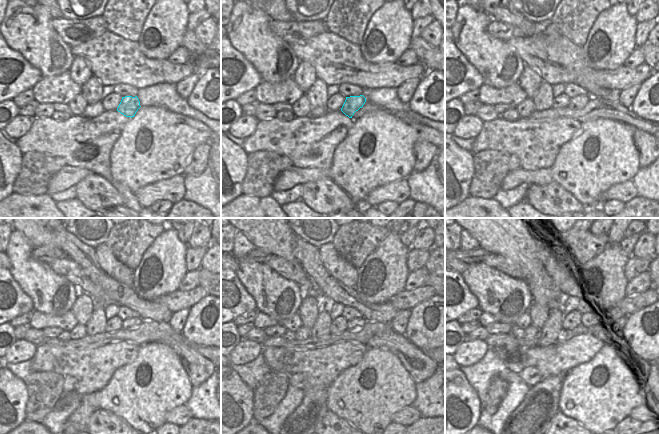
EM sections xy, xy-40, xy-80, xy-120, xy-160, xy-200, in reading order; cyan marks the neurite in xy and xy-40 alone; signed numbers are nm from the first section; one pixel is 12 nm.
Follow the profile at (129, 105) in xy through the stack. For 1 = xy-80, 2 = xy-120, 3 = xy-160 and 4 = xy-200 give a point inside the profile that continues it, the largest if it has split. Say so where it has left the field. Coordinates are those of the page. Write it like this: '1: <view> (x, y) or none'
1: xy-80 (576, 103)
2: xy-120 (130, 324)
3: xy-160 (352, 324)
4: xy-200 (584, 322)

